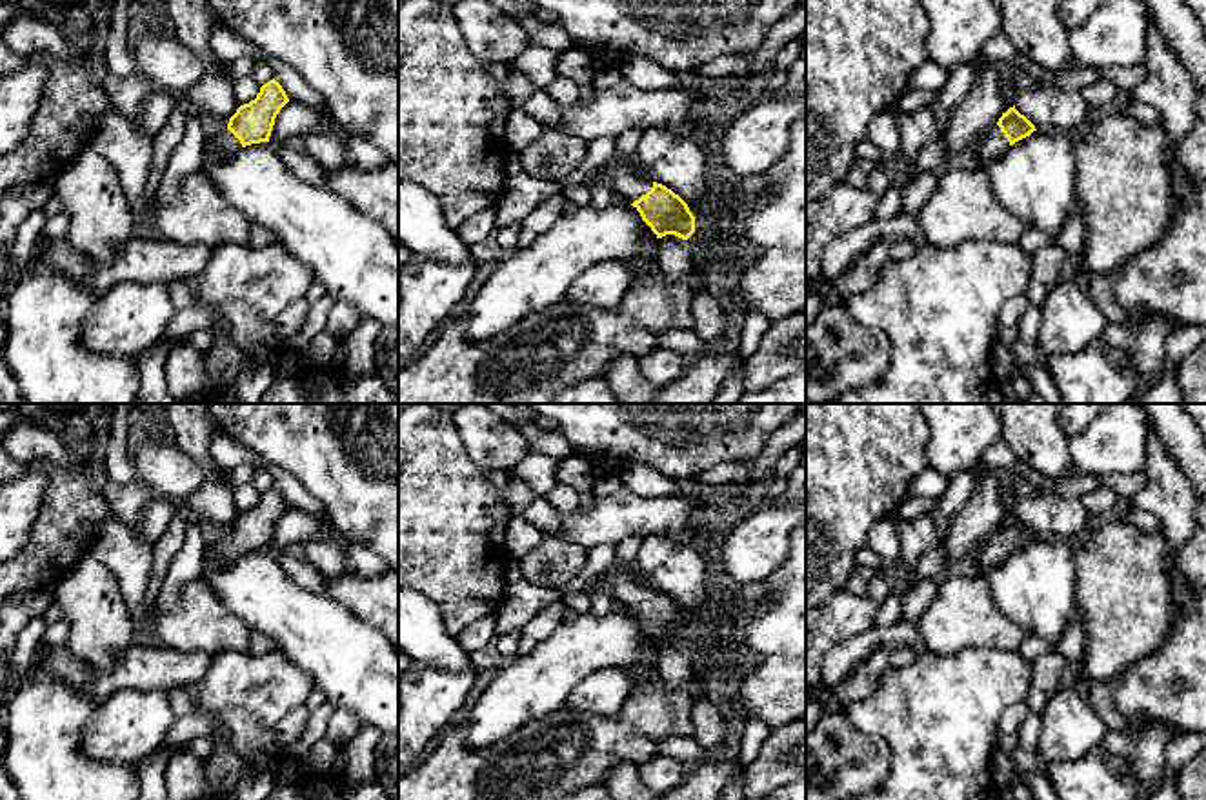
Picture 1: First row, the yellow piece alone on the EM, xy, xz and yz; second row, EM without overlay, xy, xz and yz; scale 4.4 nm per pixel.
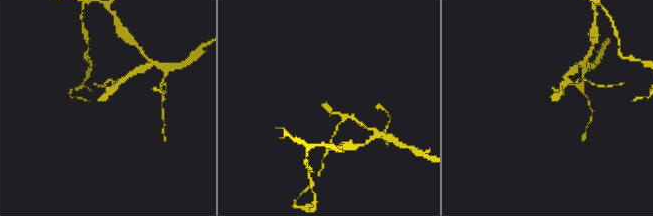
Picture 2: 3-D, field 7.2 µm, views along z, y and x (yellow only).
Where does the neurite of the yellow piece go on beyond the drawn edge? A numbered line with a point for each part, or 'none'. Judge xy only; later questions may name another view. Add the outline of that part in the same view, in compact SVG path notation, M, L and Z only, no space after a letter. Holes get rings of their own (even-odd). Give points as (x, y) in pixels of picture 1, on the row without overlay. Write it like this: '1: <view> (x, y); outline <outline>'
1: xy (224, 550); outline M226 535L218 538L215 544L207 545L206 555L211 562L233 562L242 551L240 547Z

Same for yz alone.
1: yz (994, 551); outline M999 533L991 535L984 545L977 549L975 562L980 575L988 575L995 565L1002 564L1010 555L1008 545Z

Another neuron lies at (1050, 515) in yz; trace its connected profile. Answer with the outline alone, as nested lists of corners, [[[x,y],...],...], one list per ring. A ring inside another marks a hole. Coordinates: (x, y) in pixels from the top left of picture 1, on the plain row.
[[[1015,478],[1010,485],[1015,493],[1015,516],[1024,522],[1039,538],[1073,536],[1086,529],[1088,511],[1080,498],[1070,498],[1057,489],[1040,489]]]

